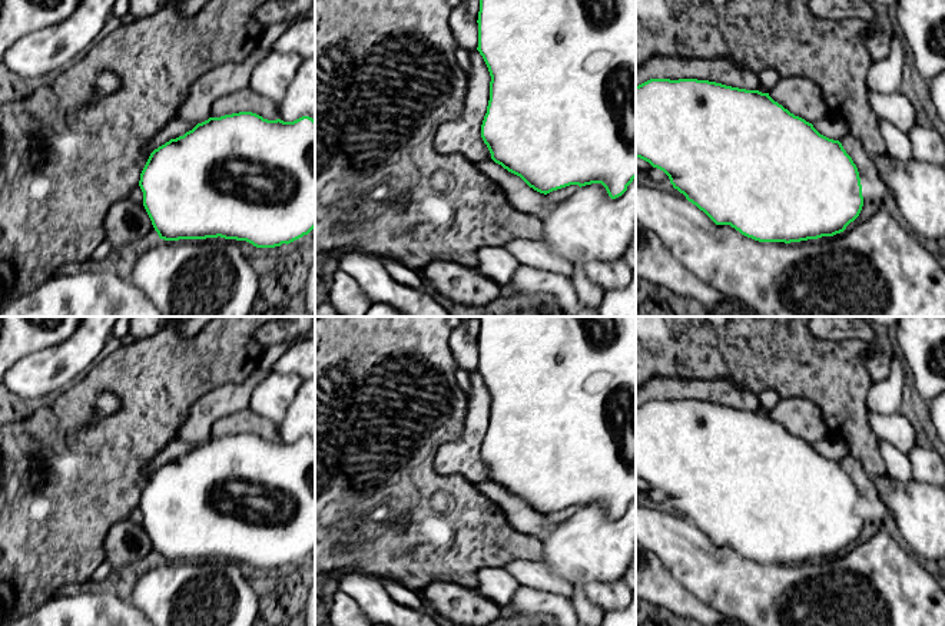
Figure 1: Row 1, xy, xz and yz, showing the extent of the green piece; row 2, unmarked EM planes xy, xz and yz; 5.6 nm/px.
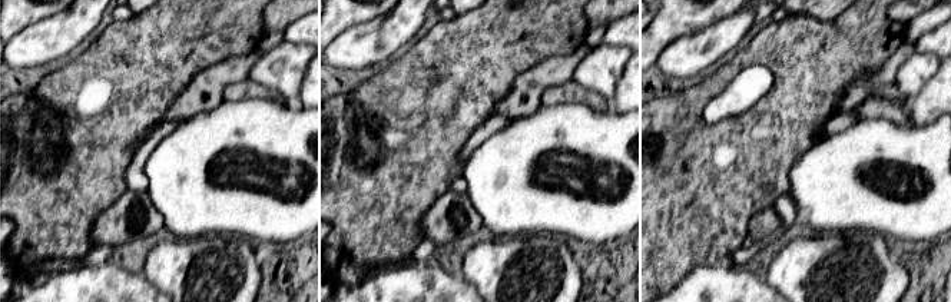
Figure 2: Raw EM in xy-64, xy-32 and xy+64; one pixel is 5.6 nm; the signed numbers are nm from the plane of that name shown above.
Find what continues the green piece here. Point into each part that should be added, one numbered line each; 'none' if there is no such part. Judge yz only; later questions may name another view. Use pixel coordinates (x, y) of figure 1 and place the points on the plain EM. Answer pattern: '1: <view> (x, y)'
none

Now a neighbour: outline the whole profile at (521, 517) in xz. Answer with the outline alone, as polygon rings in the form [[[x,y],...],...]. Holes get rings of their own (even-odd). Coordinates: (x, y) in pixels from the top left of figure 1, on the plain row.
[[[493,480],[477,483],[477,487],[485,497],[501,507],[517,531],[544,541],[557,527],[557,524],[548,523],[544,514],[530,509],[520,497],[508,493]]]

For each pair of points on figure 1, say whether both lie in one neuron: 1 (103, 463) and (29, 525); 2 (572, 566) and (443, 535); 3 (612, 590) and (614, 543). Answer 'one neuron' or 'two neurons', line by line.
1: one neuron
2: two neurons
3: two neurons

